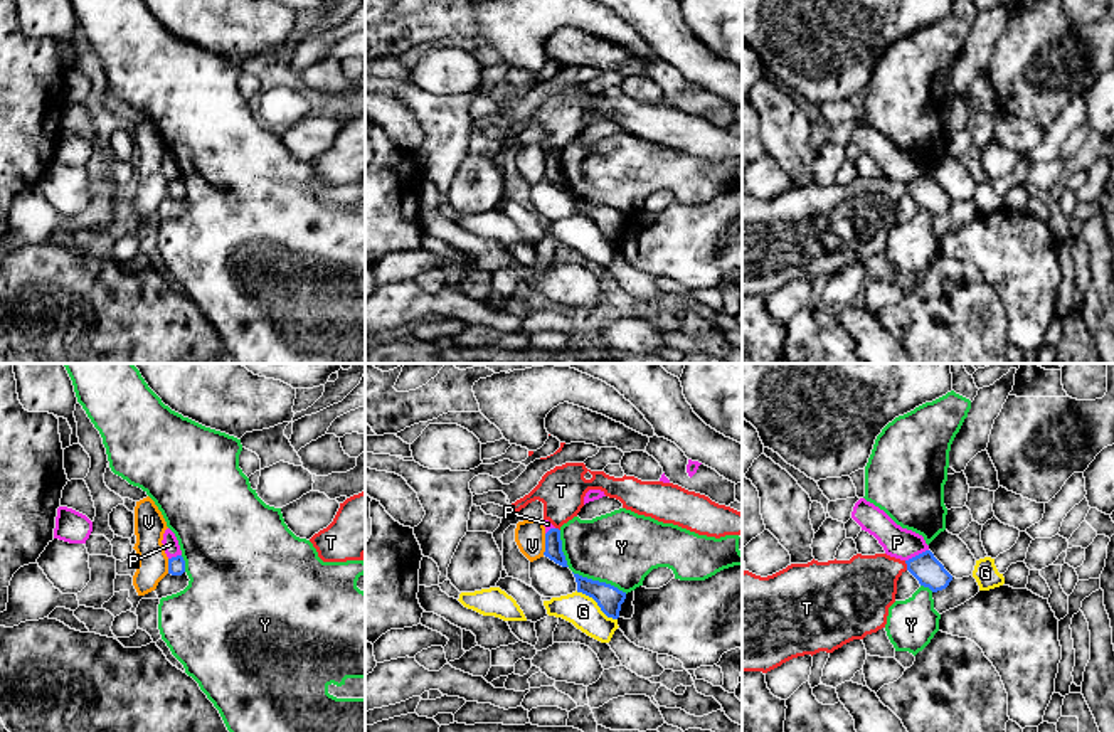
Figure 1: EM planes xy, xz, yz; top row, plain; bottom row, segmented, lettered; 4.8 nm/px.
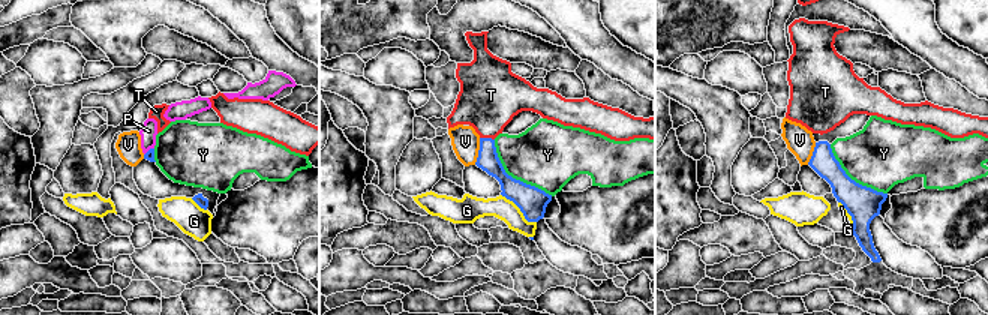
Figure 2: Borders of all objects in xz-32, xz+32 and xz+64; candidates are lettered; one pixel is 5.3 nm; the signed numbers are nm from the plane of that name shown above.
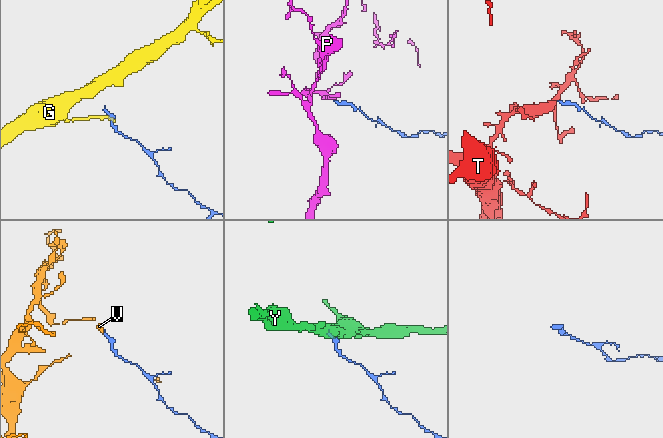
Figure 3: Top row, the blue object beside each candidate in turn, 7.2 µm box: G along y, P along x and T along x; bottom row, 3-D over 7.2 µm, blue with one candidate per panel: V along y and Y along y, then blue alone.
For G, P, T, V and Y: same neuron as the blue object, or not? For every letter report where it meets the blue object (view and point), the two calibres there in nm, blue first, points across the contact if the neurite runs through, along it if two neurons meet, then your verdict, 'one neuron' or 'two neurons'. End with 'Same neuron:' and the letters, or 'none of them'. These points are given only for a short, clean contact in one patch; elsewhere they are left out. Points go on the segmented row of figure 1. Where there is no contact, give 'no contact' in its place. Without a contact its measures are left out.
G: xz (598, 604) | 120/160 nm | along xz (576, 591), (589, 596), (608, 616), (616, 620) | two neurons
P: yz (916, 556) | 140/150 nm | along yz (928, 549), (906, 561) | two neurons
T: yz (907, 566) | 140/320 nm | across yz (929, 572), (921, 566), (907, 566), (882, 571), (862, 589) | one neuron
V: xz (546, 544) | 80/140 nm | along xz (546, 534), (546, 551), (542, 554) | two neurons
Y: xz (598, 581) | 120/360 nm | along xz (572, 571), (610, 583), (626, 593) | two neurons
Same neuron: T

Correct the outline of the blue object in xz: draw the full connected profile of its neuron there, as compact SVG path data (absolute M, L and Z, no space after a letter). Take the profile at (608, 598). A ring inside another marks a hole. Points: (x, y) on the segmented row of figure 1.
M574 574L574 577L577 582L577 592L592 597L607 618L619 618L621 604L626 599L626 592L611 584L592 581L579 574Z

